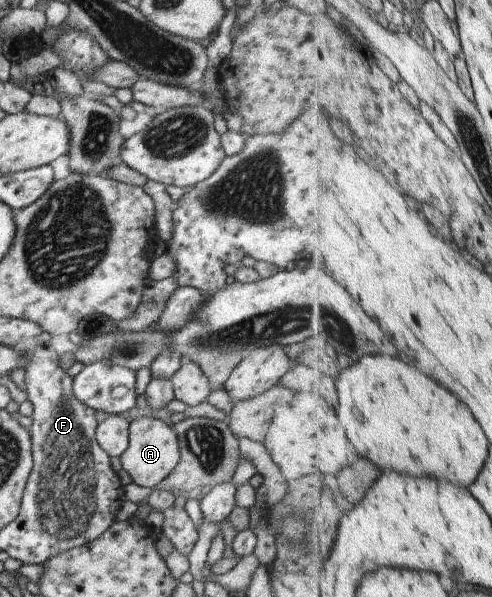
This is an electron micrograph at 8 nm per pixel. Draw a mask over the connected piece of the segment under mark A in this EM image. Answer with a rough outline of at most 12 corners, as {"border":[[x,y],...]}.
{"border":[[135,415],[120,466],[152,487],[179,461],[171,426]]}

